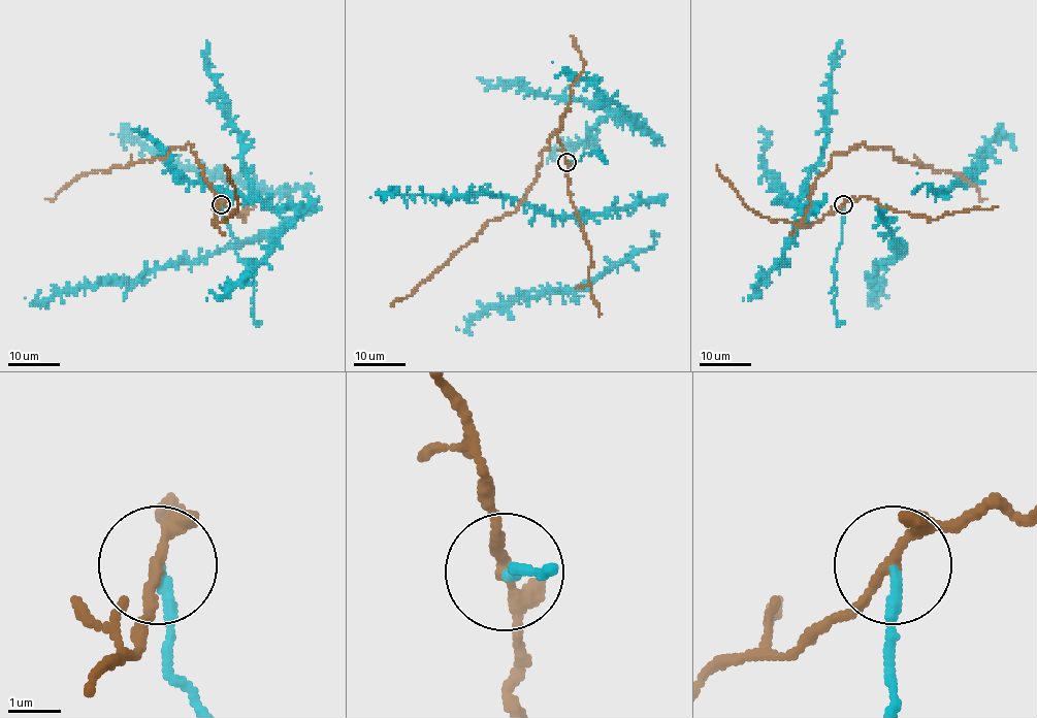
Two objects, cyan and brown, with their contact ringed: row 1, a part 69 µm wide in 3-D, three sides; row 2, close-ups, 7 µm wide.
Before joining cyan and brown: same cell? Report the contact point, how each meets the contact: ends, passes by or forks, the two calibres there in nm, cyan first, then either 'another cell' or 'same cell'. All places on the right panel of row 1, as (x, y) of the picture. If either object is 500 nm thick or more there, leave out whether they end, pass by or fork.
at (843, 204); cyan ends there; brown forks there; 190 nm thick on the cyan side, 150 nm on the other; another cell

